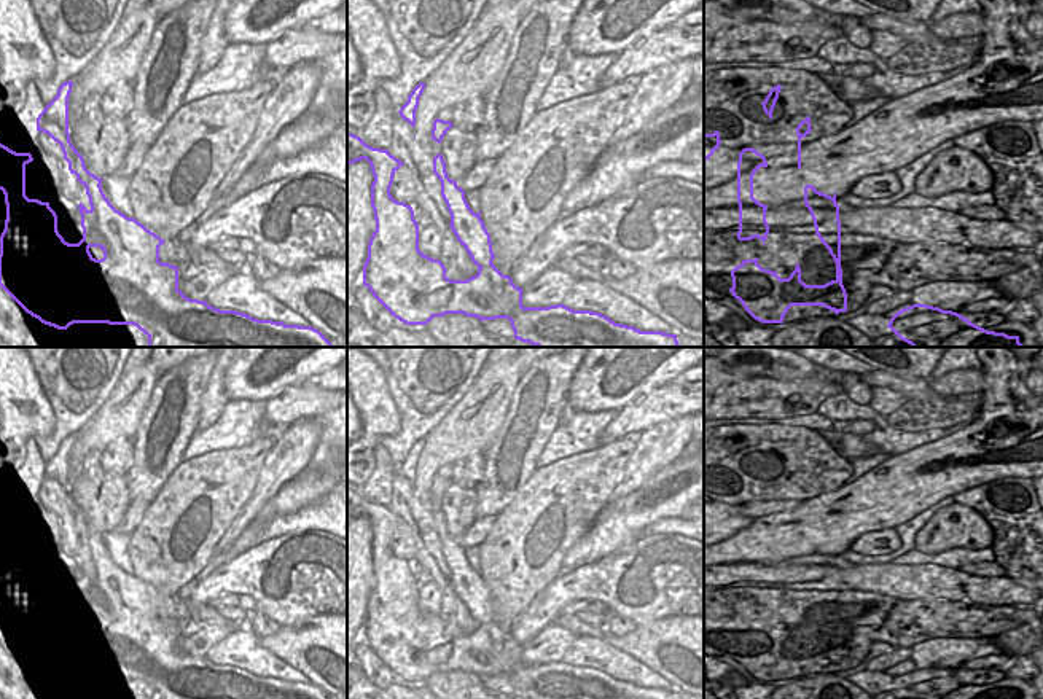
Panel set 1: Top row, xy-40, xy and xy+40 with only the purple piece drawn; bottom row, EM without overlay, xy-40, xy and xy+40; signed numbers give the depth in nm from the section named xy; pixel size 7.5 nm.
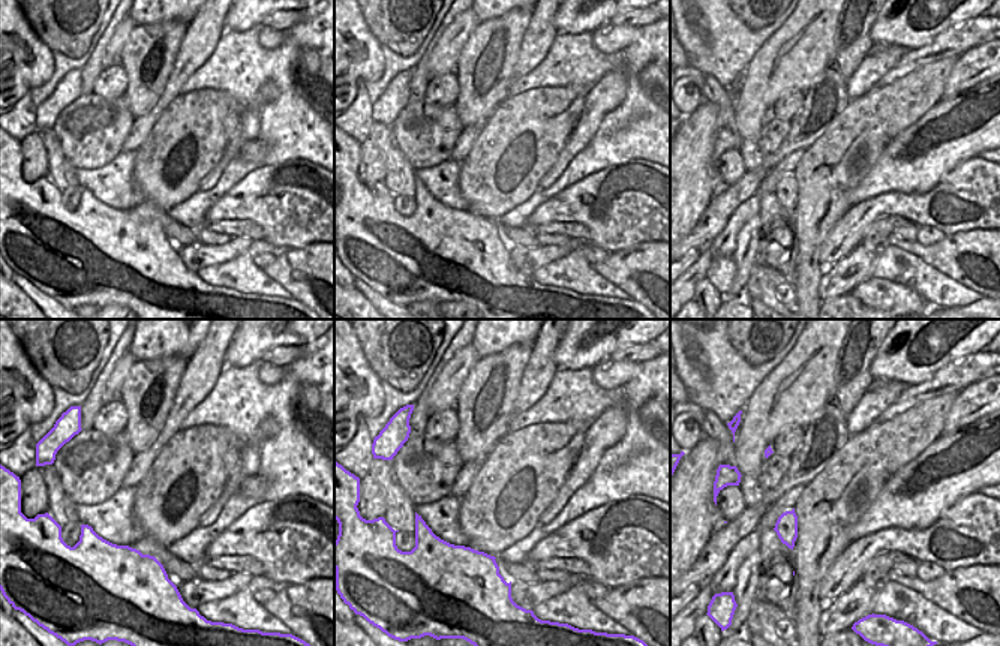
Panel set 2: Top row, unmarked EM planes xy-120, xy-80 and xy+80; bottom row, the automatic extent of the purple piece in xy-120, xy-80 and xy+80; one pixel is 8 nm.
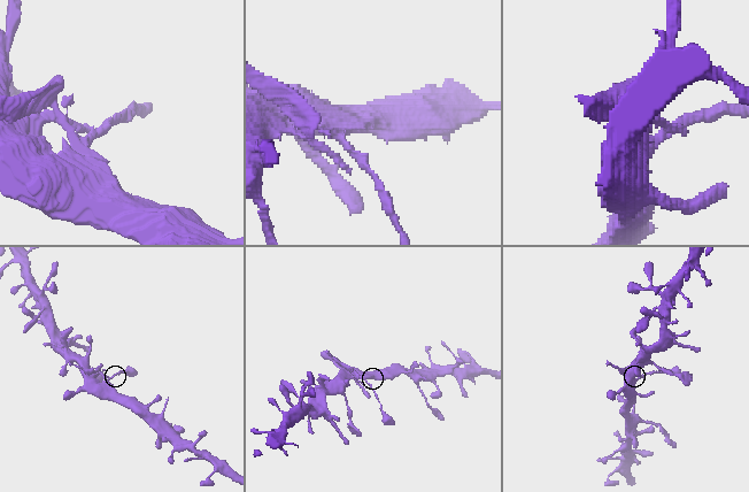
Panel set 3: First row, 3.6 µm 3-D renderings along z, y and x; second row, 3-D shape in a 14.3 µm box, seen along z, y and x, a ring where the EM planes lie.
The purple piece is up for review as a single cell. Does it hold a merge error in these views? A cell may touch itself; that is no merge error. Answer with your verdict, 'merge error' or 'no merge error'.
merge error

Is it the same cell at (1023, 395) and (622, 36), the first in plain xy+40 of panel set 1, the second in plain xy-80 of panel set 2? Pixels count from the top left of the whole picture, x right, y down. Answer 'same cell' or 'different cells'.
same cell

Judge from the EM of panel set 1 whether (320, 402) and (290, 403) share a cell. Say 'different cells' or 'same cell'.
same cell

